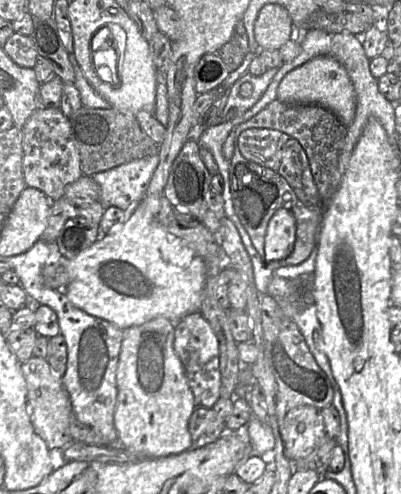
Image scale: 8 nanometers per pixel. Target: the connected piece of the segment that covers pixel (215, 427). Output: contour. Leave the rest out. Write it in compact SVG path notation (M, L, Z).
M196 407L190 417L188 431L192 441L191 449L196 449L216 441L227 430L225 421L212 408Z

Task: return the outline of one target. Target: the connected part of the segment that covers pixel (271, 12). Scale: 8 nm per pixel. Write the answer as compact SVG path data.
M267 4L261 8L254 24L254 37L263 50L279 50L293 39L293 24L286 8Z

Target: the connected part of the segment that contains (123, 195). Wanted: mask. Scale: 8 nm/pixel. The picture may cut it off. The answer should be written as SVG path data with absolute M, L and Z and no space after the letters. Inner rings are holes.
M159 155L136 160L91 176L100 187L100 203L123 211L145 195L159 164Z

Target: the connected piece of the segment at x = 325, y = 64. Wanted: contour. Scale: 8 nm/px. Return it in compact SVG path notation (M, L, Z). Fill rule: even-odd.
M317 56L287 73L279 84L277 99L284 103L321 105L332 111L345 126L349 126L355 118L353 83L344 66L330 56Z

